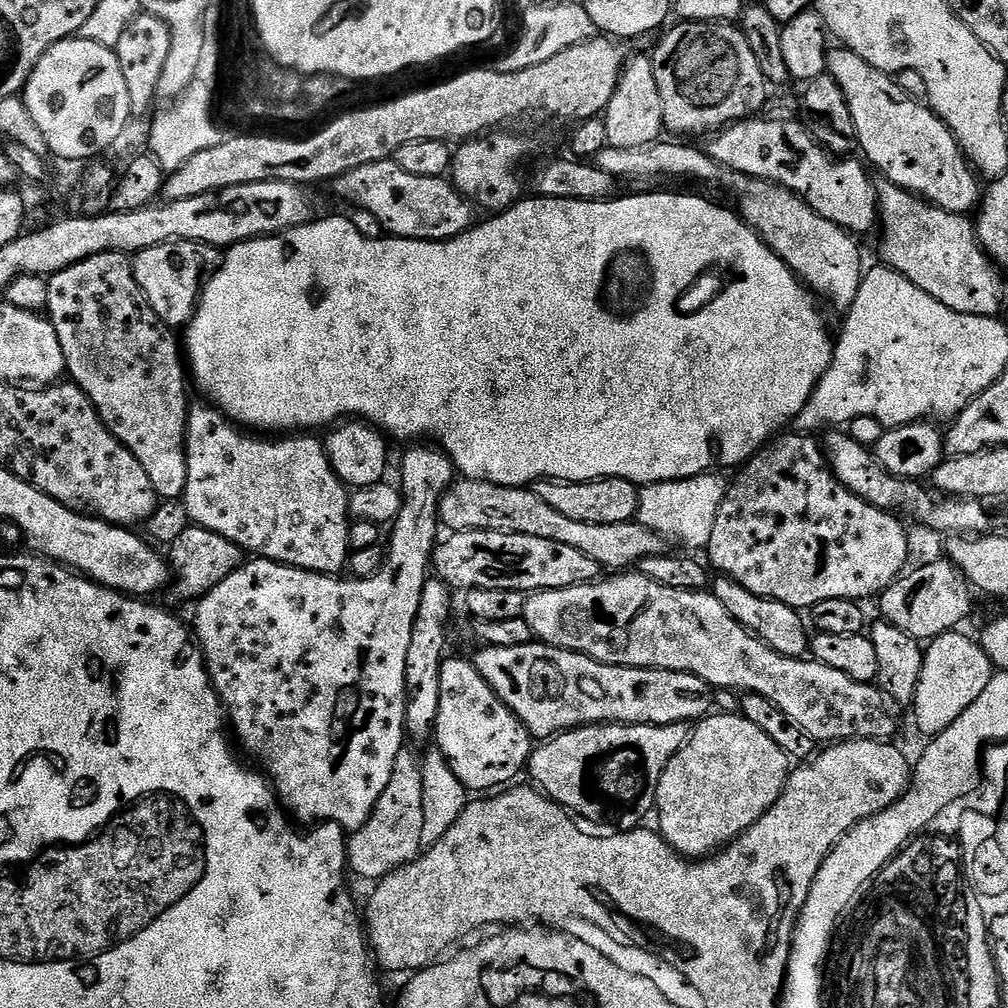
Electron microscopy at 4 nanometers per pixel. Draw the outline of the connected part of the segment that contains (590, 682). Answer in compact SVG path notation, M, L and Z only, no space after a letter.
M533 642L526 646L490 646L489 648L481 647L480 653L474 656L474 663L478 674L486 678L486 682L494 690L496 697L514 713L526 726L526 730L533 738L533 741L543 742L551 740L553 736L559 736L561 732L569 732L572 728L585 728L588 724L684 724L699 722L709 715L712 704L713 689L702 678L698 678L689 672L675 672L674 670L662 670L661 668L627 668L617 664L603 664L589 656L583 656L580 652L571 652L565 648L551 648L548 644Z

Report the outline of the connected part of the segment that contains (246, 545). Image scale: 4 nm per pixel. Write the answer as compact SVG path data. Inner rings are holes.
M212 406L204 407L208 408L193 407L189 411L188 429L184 435L186 490L182 505L192 519L189 521L197 528L214 530L214 534L230 538L230 542L243 548L245 553L261 560L289 564L291 568L307 572L321 572L324 576L343 573L350 555L345 535L350 527L350 492L338 474L334 474L323 443L319 439L316 441L312 434L288 434L283 438L245 434L223 412Z

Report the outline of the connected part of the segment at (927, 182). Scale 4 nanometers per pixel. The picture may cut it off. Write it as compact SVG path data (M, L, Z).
M843 46L833 47L829 51L827 75L832 76L834 82L838 82L838 86L842 88L842 94L846 94L846 106L850 106L850 118L854 118L856 143L859 151L864 151L863 159L873 169L876 167L887 183L896 184L902 190L919 196L933 208L941 208L946 212L968 214L971 213L971 208L973 211L979 205L982 199L982 184L980 188L981 181L977 173L969 164L967 156L960 151L960 143L955 134L927 103L919 104L906 89L899 88L892 81L895 79L889 73L870 66L870 62L858 58L858 54Z

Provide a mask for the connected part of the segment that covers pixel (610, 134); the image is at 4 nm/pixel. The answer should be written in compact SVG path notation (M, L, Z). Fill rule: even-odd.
M647 55L636 56L627 61L624 71L620 73L620 81L614 90L614 98L610 98L607 108L602 113L606 126L606 138L610 148L637 148L657 143L661 139L660 132L665 131L662 114L662 94L658 94L658 82L654 82L654 70L651 59Z

